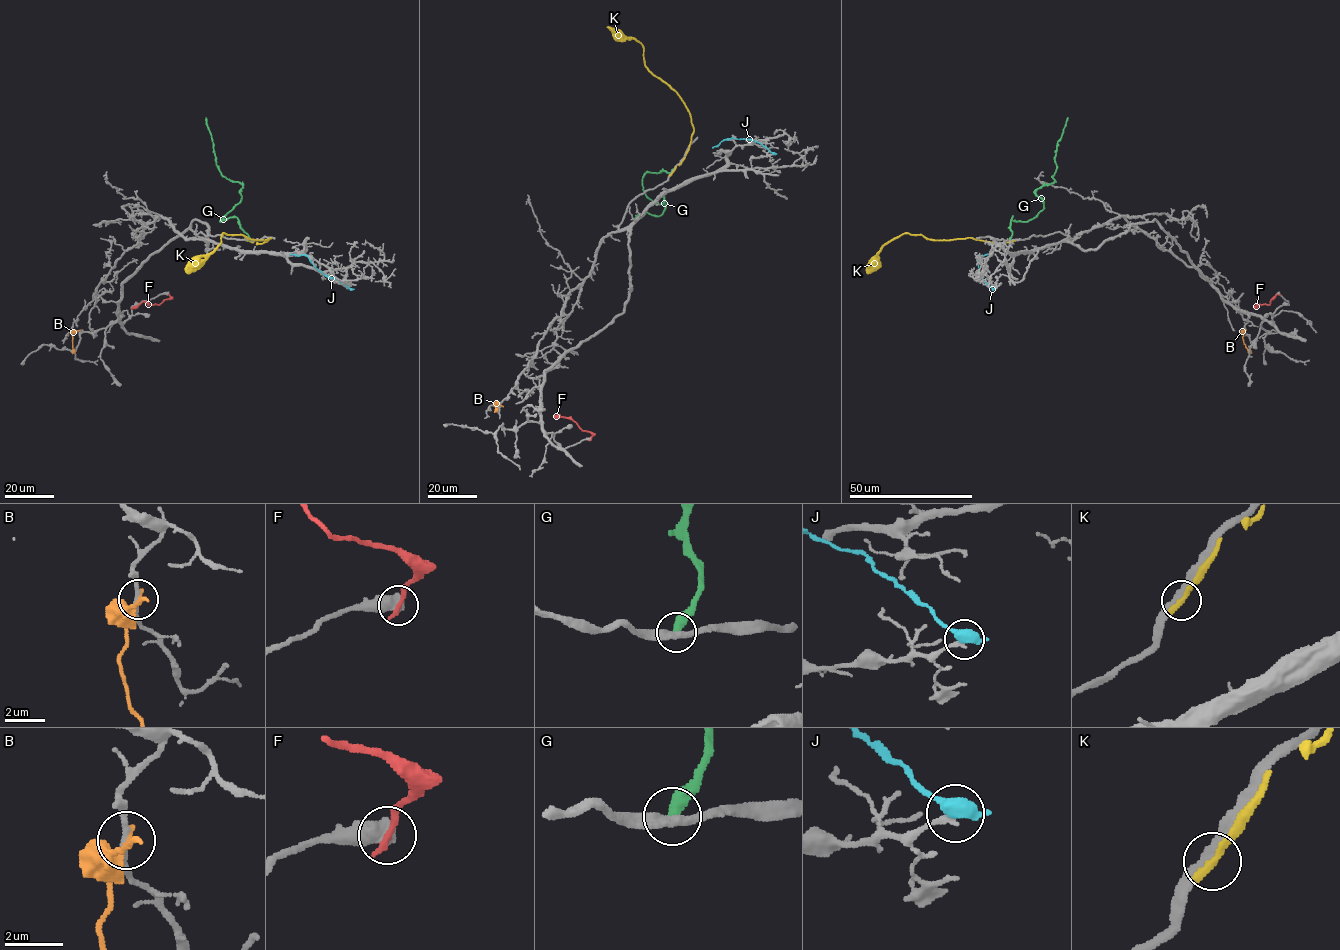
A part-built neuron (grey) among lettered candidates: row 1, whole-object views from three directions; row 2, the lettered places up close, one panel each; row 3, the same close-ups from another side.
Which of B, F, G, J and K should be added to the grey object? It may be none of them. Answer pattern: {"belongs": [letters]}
{"belongs": []}

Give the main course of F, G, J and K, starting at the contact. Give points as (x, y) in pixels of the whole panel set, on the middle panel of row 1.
F: (590, 439), (592, 434), (572, 419), (554, 415)
G: (673, 170), (647, 172), (645, 194), (655, 204), (663, 196), (665, 209), (638, 215), (628, 228)
J: (773, 153), (760, 143), (732, 137), (712, 148)
K: (671, 174), (689, 148), (694, 130), (690, 113), (680, 96), (648, 70), (644, 59), (644, 47), (607, 26)

